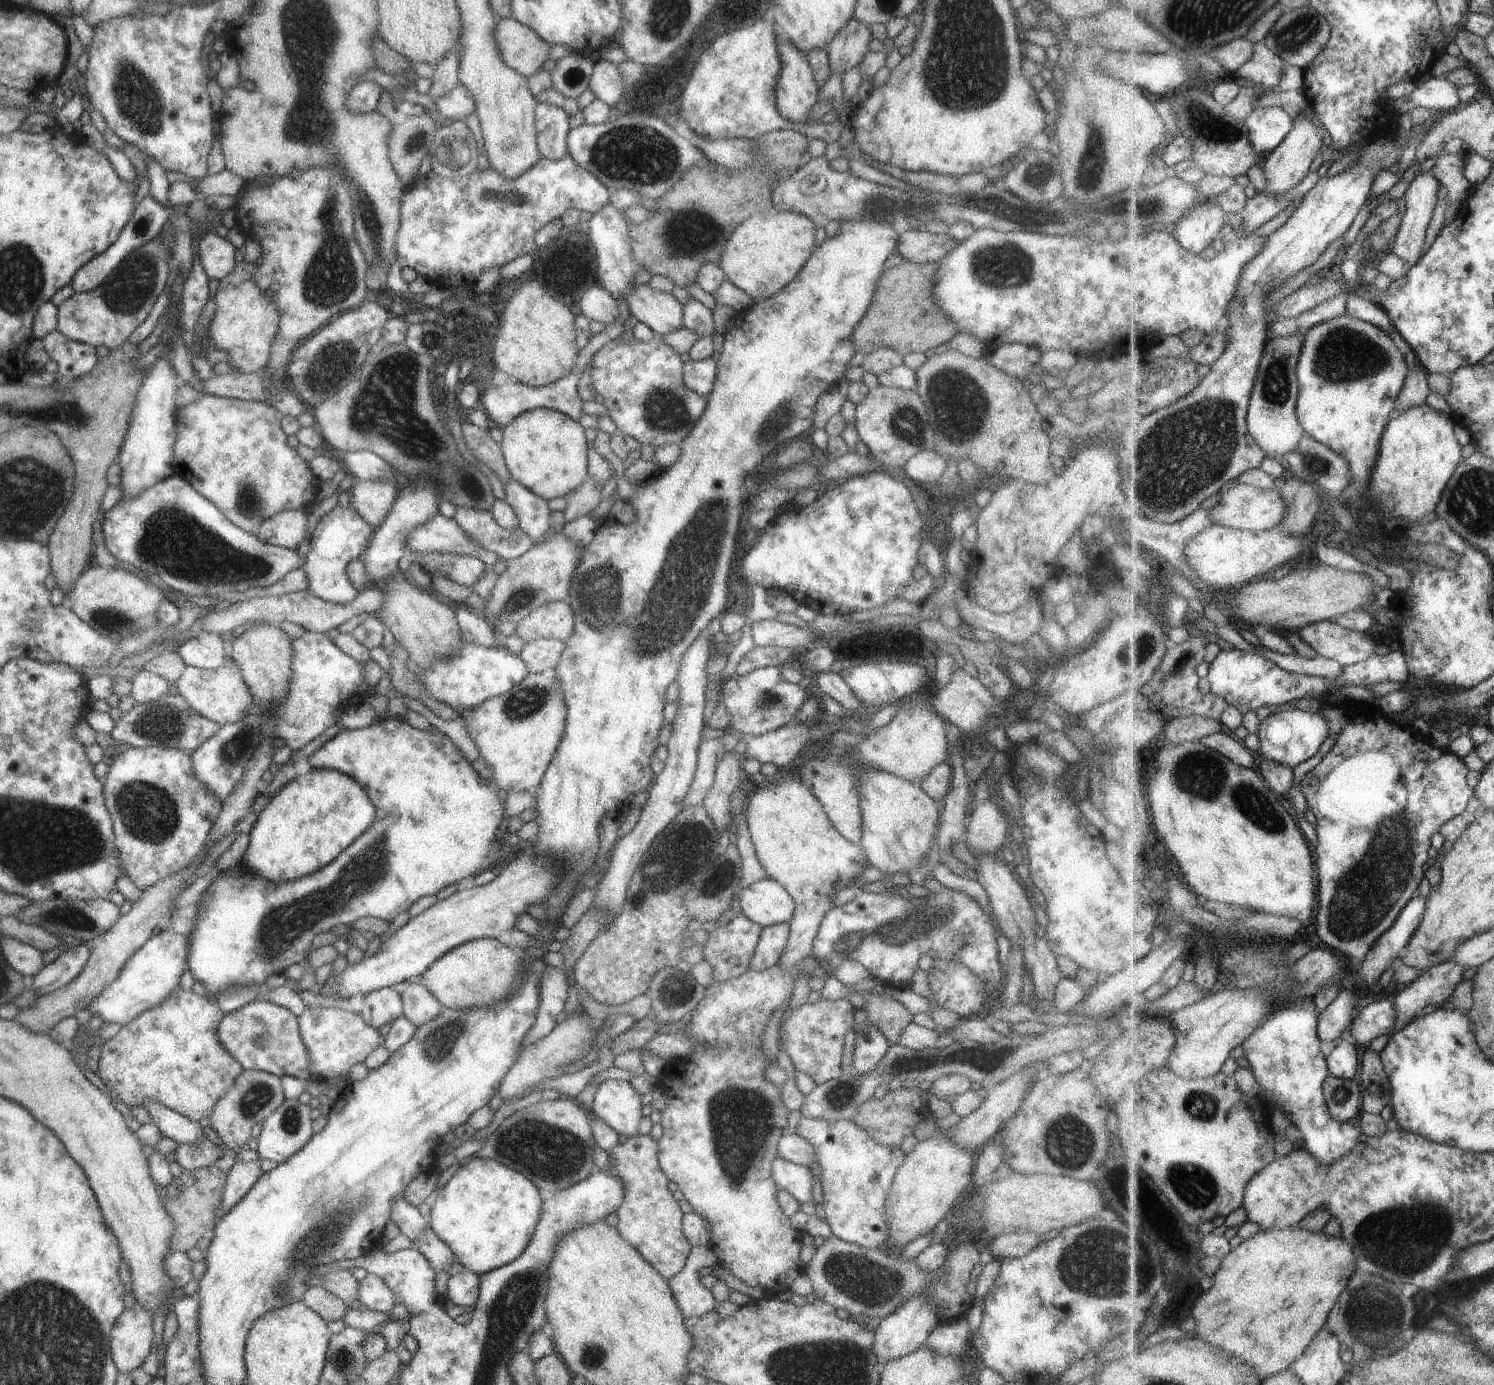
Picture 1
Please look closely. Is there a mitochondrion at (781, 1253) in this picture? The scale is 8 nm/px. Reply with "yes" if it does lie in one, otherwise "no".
no

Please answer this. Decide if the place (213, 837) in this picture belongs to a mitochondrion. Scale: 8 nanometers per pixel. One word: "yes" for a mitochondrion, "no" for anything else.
no

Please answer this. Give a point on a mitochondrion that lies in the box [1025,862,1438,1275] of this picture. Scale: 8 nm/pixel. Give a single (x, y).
(1068, 1143)

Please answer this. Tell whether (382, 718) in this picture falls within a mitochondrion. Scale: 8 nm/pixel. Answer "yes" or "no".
no

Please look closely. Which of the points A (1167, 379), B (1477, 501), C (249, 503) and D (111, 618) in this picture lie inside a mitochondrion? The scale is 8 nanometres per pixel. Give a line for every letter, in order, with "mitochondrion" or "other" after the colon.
A: other
B: mitochondrion
C: mitochondrion
D: mitochondrion

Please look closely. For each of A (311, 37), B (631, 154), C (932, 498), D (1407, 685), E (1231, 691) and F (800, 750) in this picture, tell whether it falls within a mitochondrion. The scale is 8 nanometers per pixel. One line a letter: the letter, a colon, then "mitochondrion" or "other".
A: mitochondrion
B: mitochondrion
C: other
D: other
E: other
F: other

